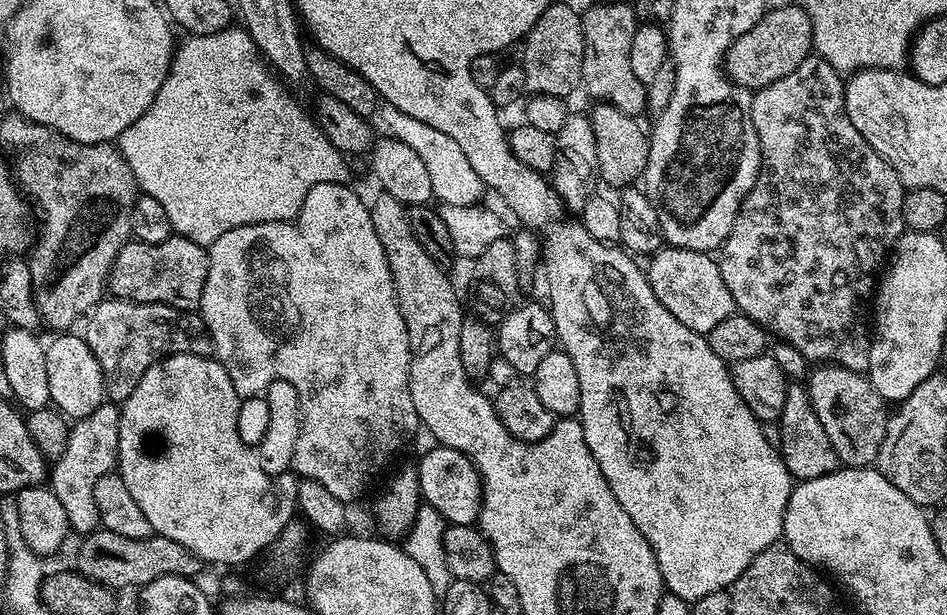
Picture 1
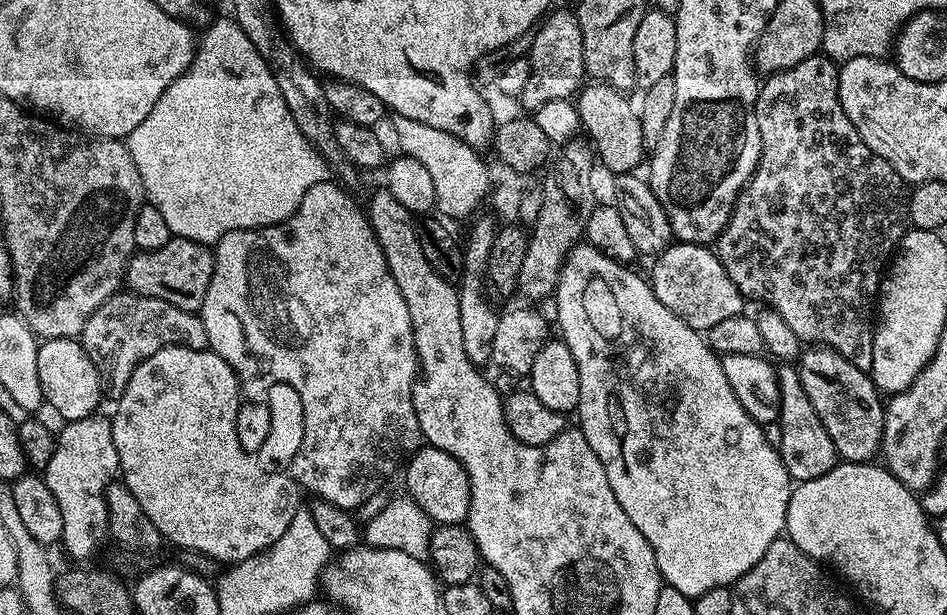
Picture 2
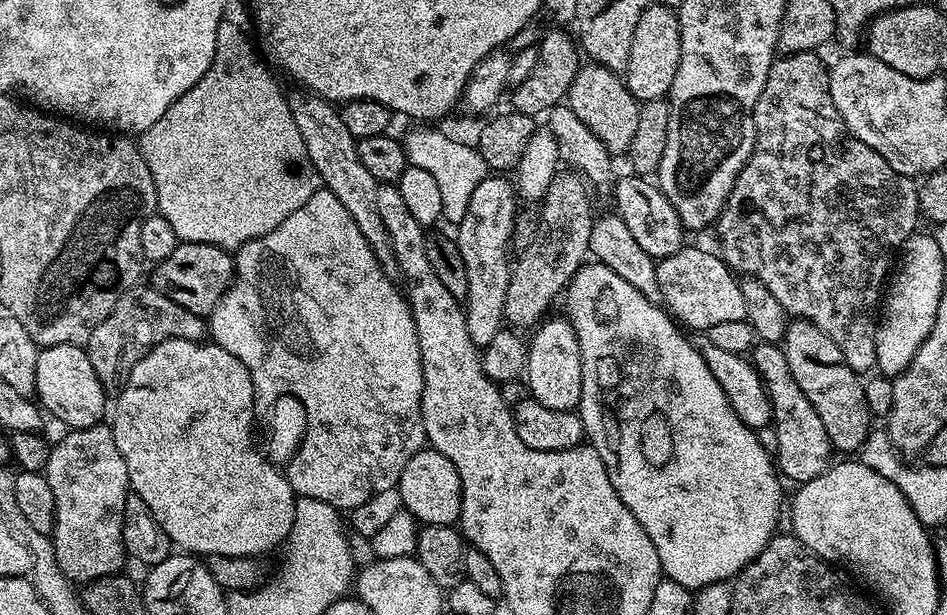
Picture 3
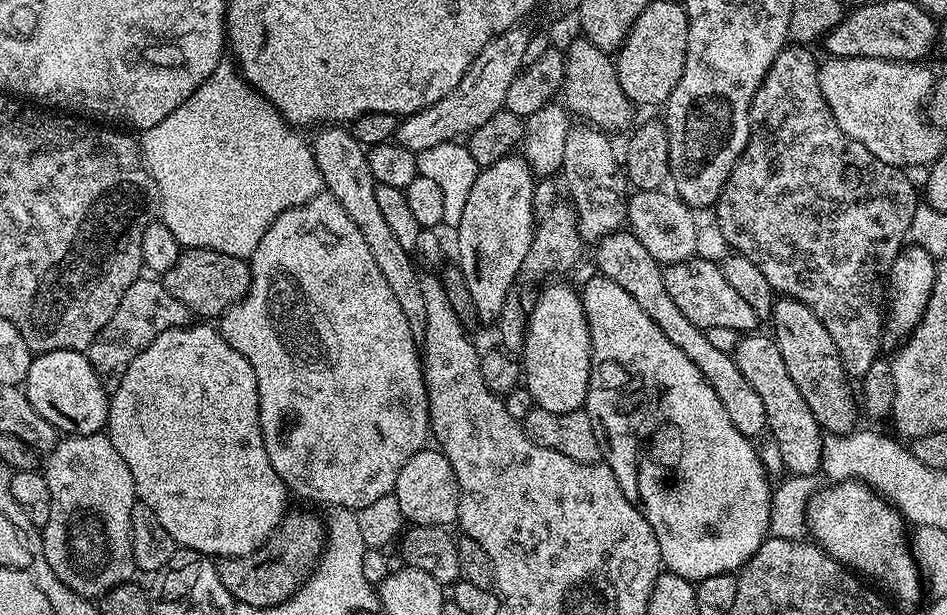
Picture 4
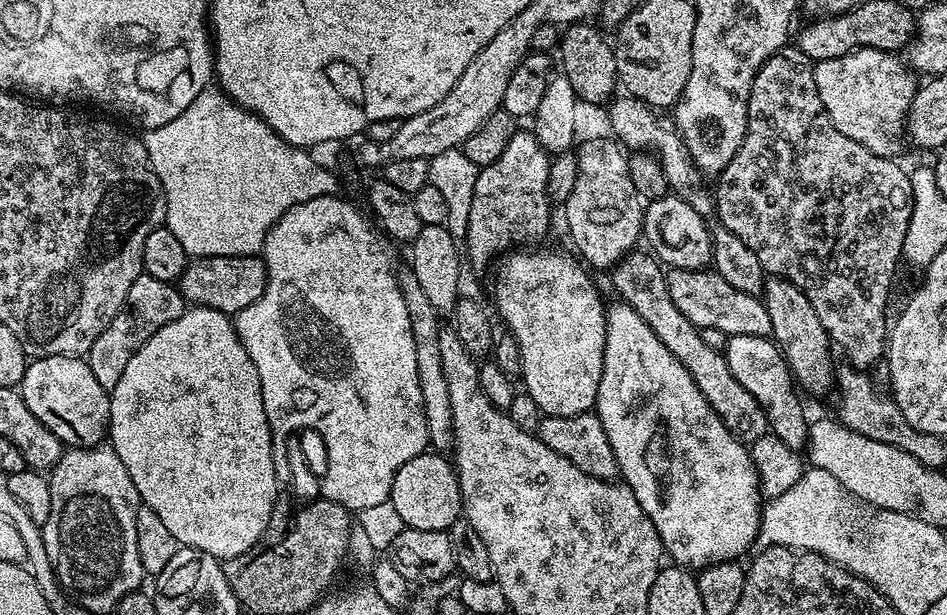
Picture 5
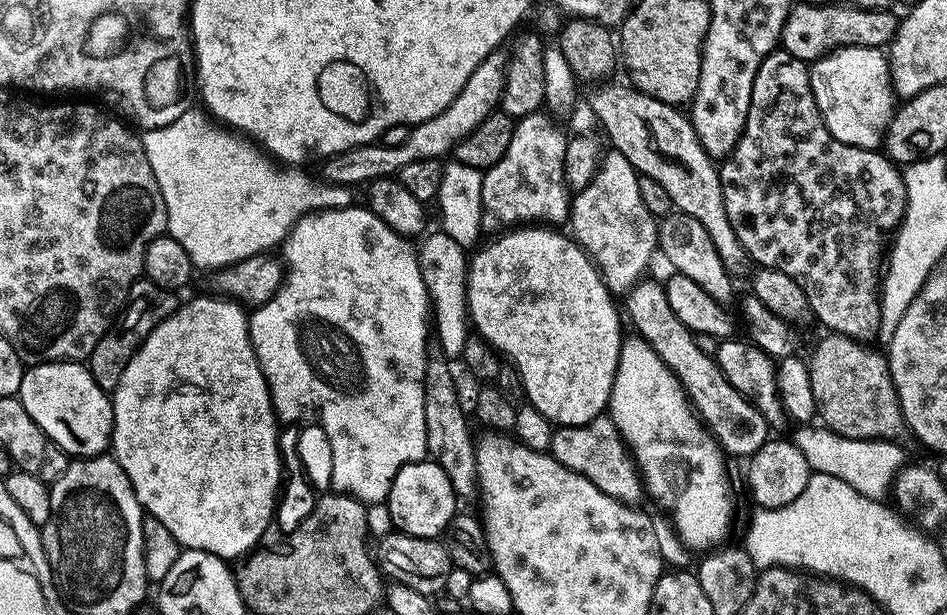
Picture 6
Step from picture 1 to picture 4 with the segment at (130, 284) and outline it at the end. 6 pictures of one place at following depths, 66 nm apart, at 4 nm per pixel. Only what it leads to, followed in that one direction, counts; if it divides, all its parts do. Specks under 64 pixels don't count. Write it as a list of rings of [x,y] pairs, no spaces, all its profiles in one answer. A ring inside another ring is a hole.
[[[205,248],[181,251],[178,262],[174,262],[174,266],[170,266],[170,270],[162,274],[166,290],[170,290],[170,294],[178,298],[178,302],[182,302],[182,306],[186,306],[200,318],[223,316],[248,293],[251,281],[252,269],[245,257],[222,254],[218,250]]]

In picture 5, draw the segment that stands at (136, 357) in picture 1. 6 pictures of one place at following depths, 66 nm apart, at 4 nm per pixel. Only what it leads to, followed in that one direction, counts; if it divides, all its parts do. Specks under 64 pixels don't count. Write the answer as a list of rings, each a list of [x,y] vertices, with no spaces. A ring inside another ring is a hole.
[[[147,274],[134,278],[134,286],[130,286],[130,294],[126,294],[122,310],[112,319],[110,326],[106,326],[106,330],[102,330],[102,334],[94,338],[94,346],[90,346],[88,351],[86,359],[98,386],[102,386],[102,390],[109,394],[112,393],[114,386],[118,386],[118,378],[122,378],[122,370],[126,370],[126,362],[130,362],[132,355],[155,332],[162,330],[162,326],[177,320],[184,311],[186,301],[175,283],[167,284]]]

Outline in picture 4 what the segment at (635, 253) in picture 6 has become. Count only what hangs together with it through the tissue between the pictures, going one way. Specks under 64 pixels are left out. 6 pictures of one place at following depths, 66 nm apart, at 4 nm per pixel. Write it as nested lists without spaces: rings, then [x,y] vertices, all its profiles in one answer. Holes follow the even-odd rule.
[[[572,126],[566,134],[565,160],[562,169],[562,176],[568,179],[566,192],[572,195],[570,204],[576,211],[577,226],[580,227],[581,238],[584,242],[599,242],[605,236],[621,231],[628,222],[628,198],[630,185],[627,175],[622,167],[621,157],[618,155],[618,148],[611,144],[609,133],[595,126]]]

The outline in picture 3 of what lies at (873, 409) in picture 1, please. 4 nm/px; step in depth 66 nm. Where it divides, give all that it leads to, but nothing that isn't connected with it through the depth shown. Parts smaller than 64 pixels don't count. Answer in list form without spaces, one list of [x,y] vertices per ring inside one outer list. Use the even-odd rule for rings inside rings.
[[[799,318],[789,319],[788,329],[782,341],[782,347],[786,354],[786,362],[790,362],[790,374],[794,374],[794,382],[802,389],[802,394],[810,398],[810,406],[818,410],[818,418],[822,418],[822,426],[826,426],[826,434],[830,438],[833,449],[837,453],[856,454],[864,447],[869,432],[873,431],[872,408],[868,405],[868,396],[860,385],[861,377],[846,362],[842,350],[834,346],[834,338],[822,334],[818,326],[814,326],[808,320]]]

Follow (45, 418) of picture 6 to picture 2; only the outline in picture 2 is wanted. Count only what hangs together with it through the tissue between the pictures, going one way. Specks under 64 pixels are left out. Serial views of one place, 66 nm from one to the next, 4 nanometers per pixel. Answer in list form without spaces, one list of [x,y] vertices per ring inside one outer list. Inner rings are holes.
[[[54,338],[53,340],[44,340],[40,345],[40,349],[38,350],[38,376],[42,378],[42,390],[44,391],[44,398],[47,404],[47,407],[50,409],[53,408],[54,411],[57,412],[58,415],[61,416],[61,421],[67,422],[69,420],[81,420],[82,418],[86,418],[87,416],[93,415],[97,411],[96,408],[100,404],[100,400],[102,401],[102,389],[100,387],[100,375],[98,374],[98,370],[94,370],[94,362],[90,362],[90,354],[86,354],[86,350],[80,345],[79,339],[76,338]]]

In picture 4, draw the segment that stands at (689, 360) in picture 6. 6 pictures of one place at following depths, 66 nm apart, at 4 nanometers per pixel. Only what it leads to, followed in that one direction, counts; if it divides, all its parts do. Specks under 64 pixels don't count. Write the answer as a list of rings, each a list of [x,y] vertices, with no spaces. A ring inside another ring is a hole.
[[[628,230],[605,236],[595,248],[599,275],[618,282],[618,286],[622,286],[626,294],[630,294],[630,298],[634,298],[634,302],[638,302],[638,306],[642,306],[642,310],[646,310],[646,314],[654,318],[666,338],[670,338],[670,342],[674,342],[674,346],[678,346],[678,350],[682,350],[682,354],[686,354],[686,358],[690,358],[690,362],[694,362],[694,366],[702,370],[702,378],[706,378],[706,382],[714,386],[714,394],[722,398],[722,406],[726,406],[730,422],[734,422],[734,426],[738,426],[738,430],[742,430],[742,434],[749,438],[755,438],[765,431],[768,423],[762,398],[758,398],[758,393],[750,386],[750,382],[746,382],[742,370],[738,370],[735,355],[710,346],[710,338],[706,338],[704,329],[694,326],[694,322],[690,322],[690,318],[686,318],[686,314],[682,314],[682,310],[674,306],[674,301],[666,290],[664,268],[652,257],[650,250],[646,250],[646,246],[642,246],[642,242],[638,242],[638,238]]]

